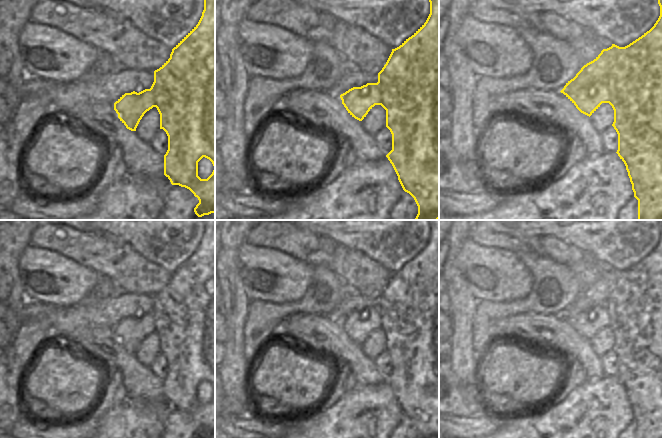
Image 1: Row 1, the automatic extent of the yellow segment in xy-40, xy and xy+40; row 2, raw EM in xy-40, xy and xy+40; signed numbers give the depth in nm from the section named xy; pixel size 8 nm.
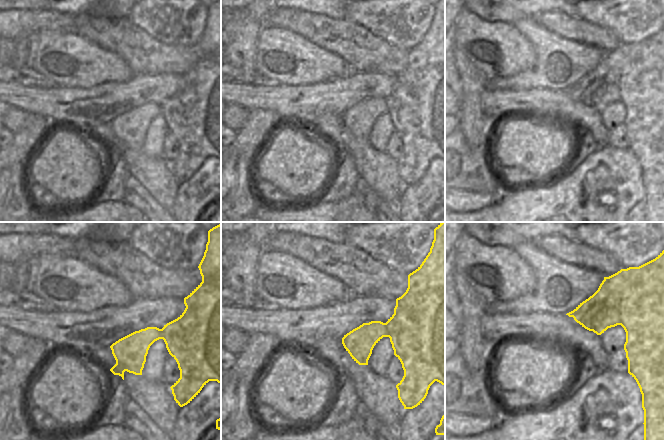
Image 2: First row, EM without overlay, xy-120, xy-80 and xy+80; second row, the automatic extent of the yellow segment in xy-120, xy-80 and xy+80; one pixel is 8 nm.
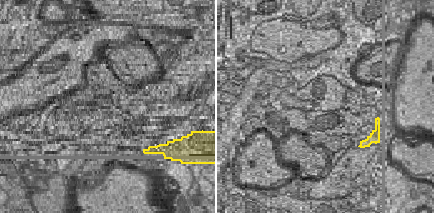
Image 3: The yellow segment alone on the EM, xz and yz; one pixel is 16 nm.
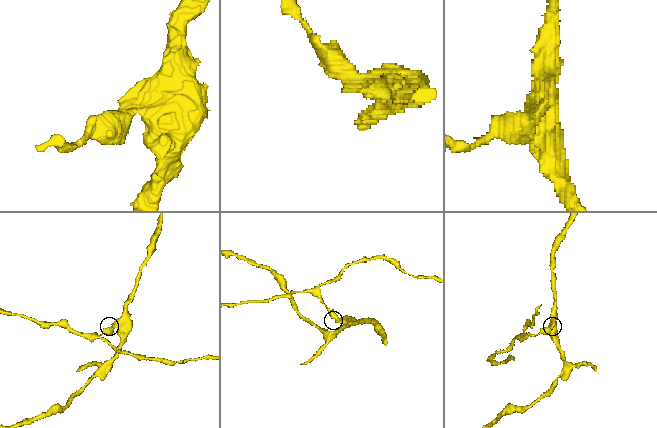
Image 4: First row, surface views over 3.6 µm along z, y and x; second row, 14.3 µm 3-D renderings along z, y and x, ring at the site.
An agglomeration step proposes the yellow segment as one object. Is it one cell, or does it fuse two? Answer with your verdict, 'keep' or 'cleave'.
cleave

